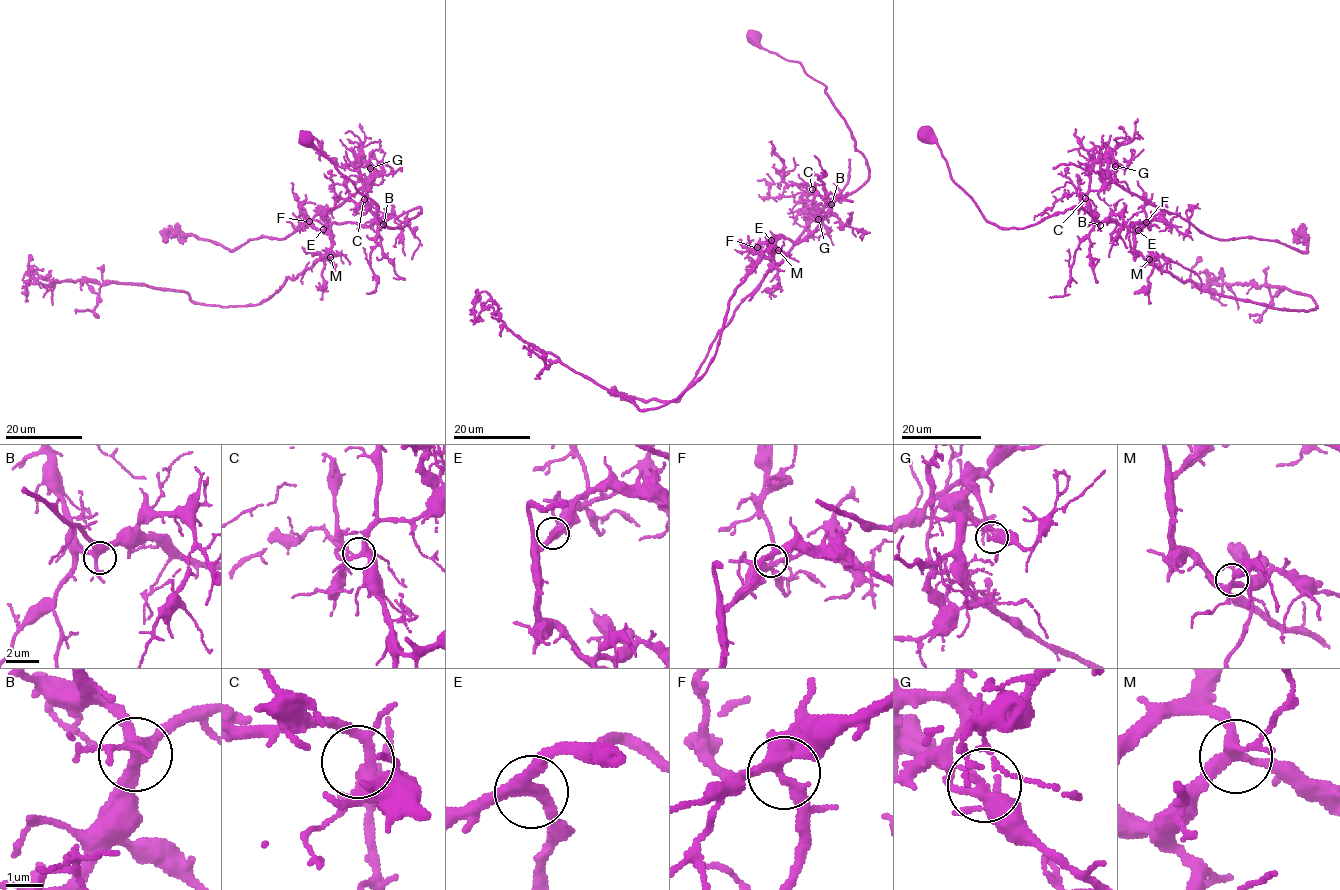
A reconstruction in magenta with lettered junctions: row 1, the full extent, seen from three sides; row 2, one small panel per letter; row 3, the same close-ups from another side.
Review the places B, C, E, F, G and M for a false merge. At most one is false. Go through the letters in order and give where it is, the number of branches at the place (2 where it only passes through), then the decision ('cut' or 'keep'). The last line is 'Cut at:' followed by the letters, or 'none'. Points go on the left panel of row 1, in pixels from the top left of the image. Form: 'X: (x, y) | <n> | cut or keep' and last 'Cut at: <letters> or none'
B: (383, 224) | 4 | keep
C: (364, 199) | 5 | keep
E: (323, 229) | 4 | keep
F: (309, 221) | 4 | keep
G: (370, 168) | 4 | cut
M: (330, 257) | 4 | keep
Cut at: G

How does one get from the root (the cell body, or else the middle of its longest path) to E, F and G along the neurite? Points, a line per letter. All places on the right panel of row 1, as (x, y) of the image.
E: (927, 136), (950, 177), (1000, 228), (1079, 206), (1099, 222), (1141, 223), (1132, 224), (1138, 230)
F: (927, 136), (950, 177), (1000, 228), (1075, 206), (1099, 222), (1141, 223), (1133, 234), (1146, 222)
G: (927, 136), (950, 177), (1000, 228), (1075, 206), (1097, 223), (1087, 194), (1116, 165)

